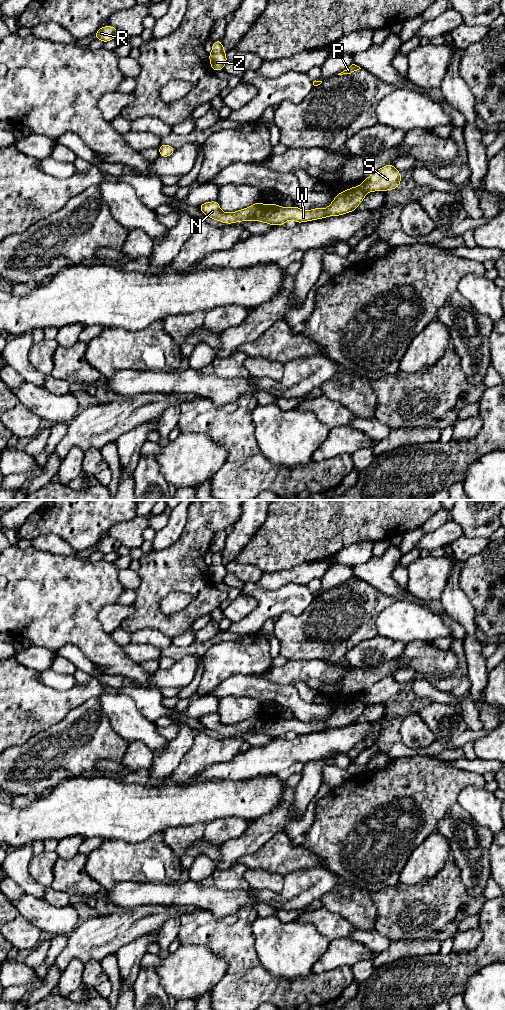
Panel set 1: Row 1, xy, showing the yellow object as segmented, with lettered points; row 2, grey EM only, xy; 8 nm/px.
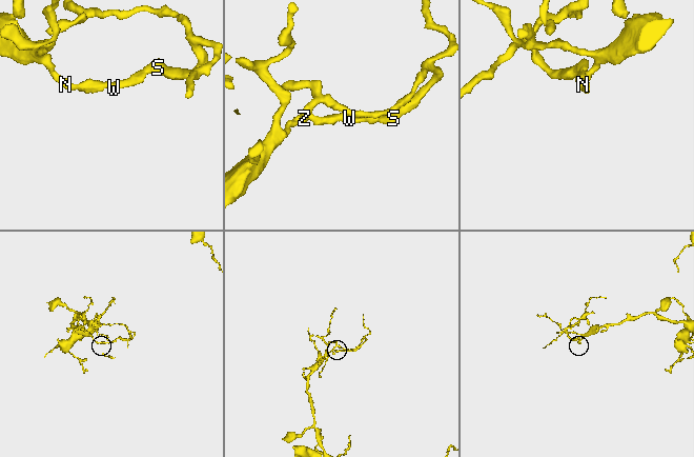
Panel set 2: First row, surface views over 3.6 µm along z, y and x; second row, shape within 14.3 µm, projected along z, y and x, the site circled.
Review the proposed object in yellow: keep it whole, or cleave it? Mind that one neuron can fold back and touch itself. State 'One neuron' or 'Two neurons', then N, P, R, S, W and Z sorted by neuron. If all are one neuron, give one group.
Two neurons. Groups: N R W / P S Z

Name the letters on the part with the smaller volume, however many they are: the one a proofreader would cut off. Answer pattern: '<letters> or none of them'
P, S, Z

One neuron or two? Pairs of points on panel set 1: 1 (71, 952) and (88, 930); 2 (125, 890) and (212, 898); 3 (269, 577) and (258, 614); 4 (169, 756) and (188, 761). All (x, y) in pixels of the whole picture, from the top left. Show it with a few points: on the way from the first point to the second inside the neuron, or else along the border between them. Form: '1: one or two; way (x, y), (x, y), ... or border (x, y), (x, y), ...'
1: one; way (76, 947), (88, 935)
2: one; way (147, 894), (190, 894)
3: two; border (254, 583), (269, 590), (276, 590), (288, 583)
4: two; border (193, 738), (192, 745), (178, 766), (167, 777)

